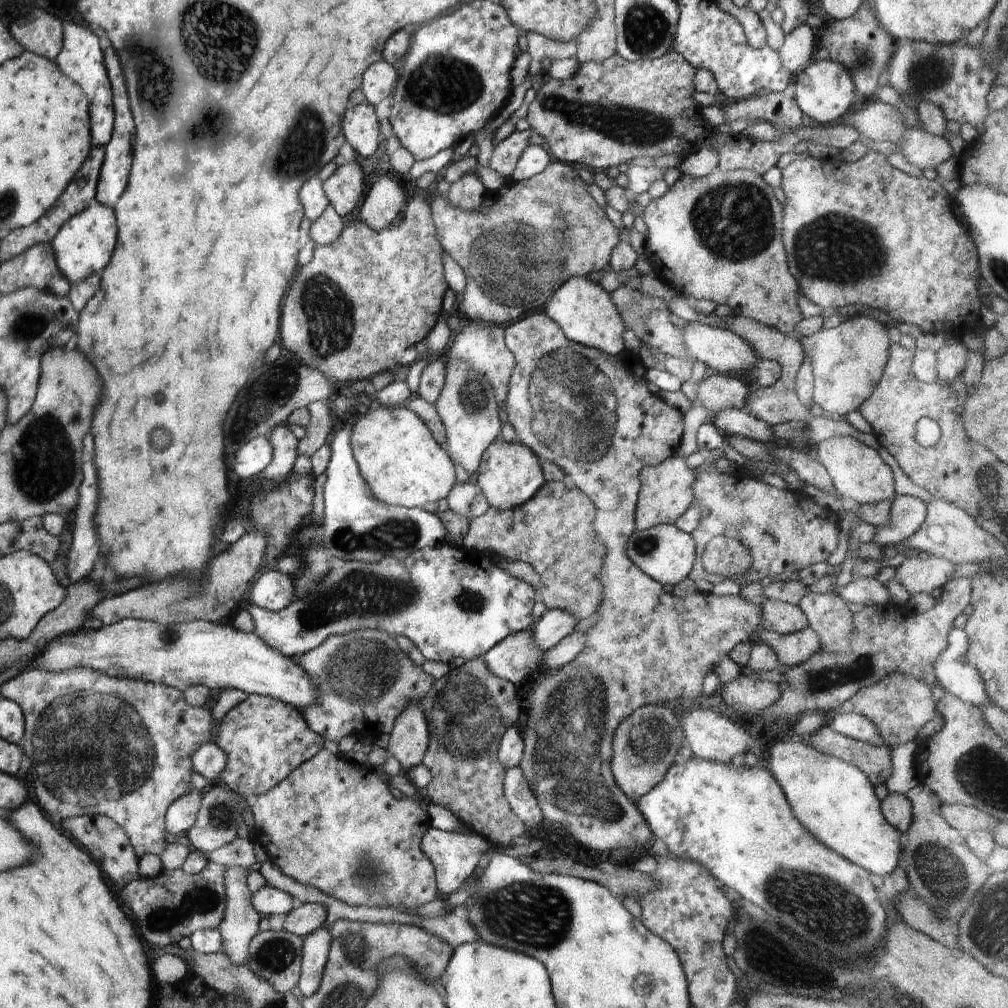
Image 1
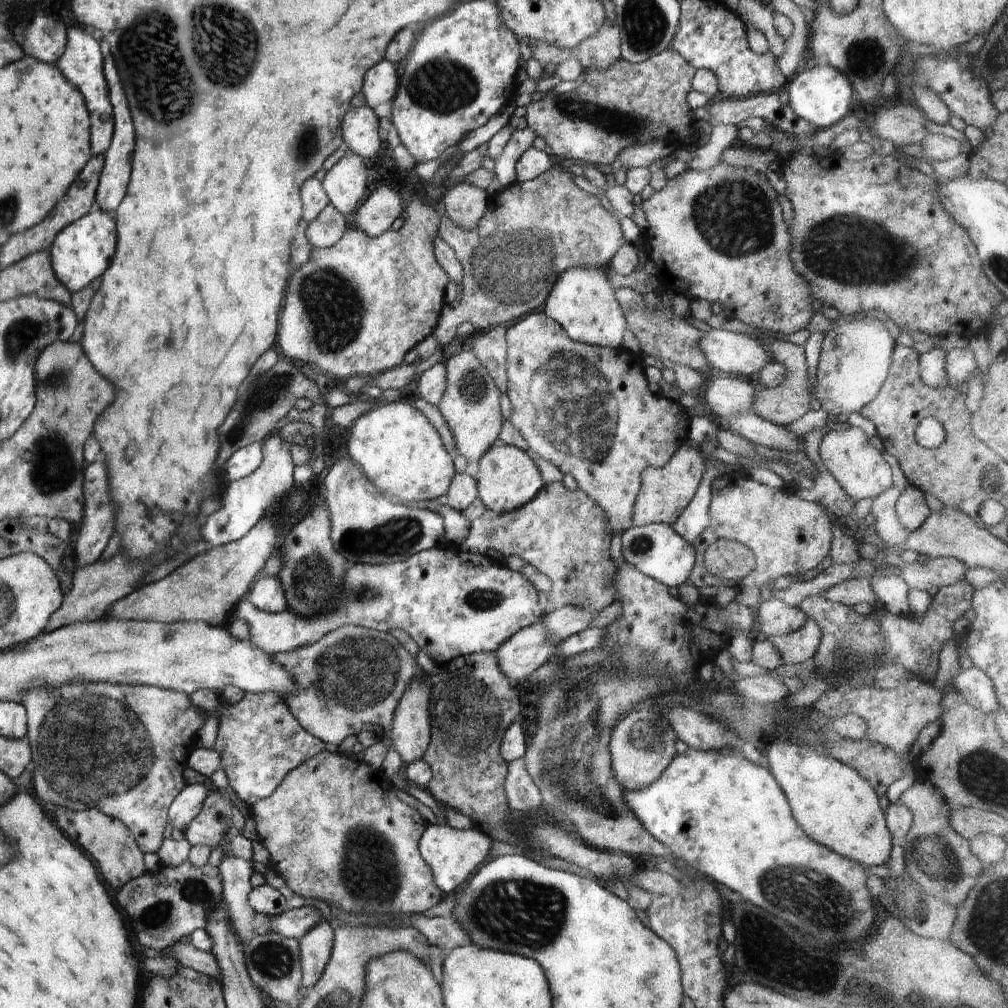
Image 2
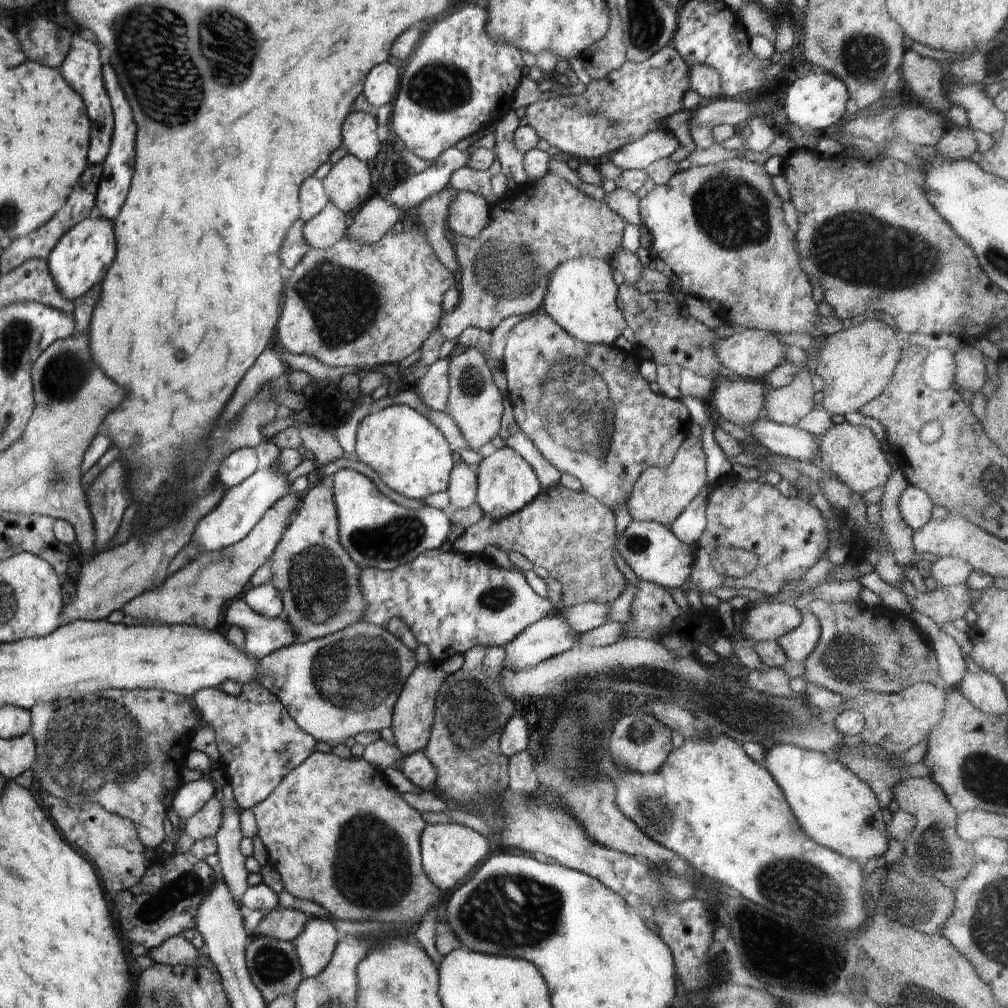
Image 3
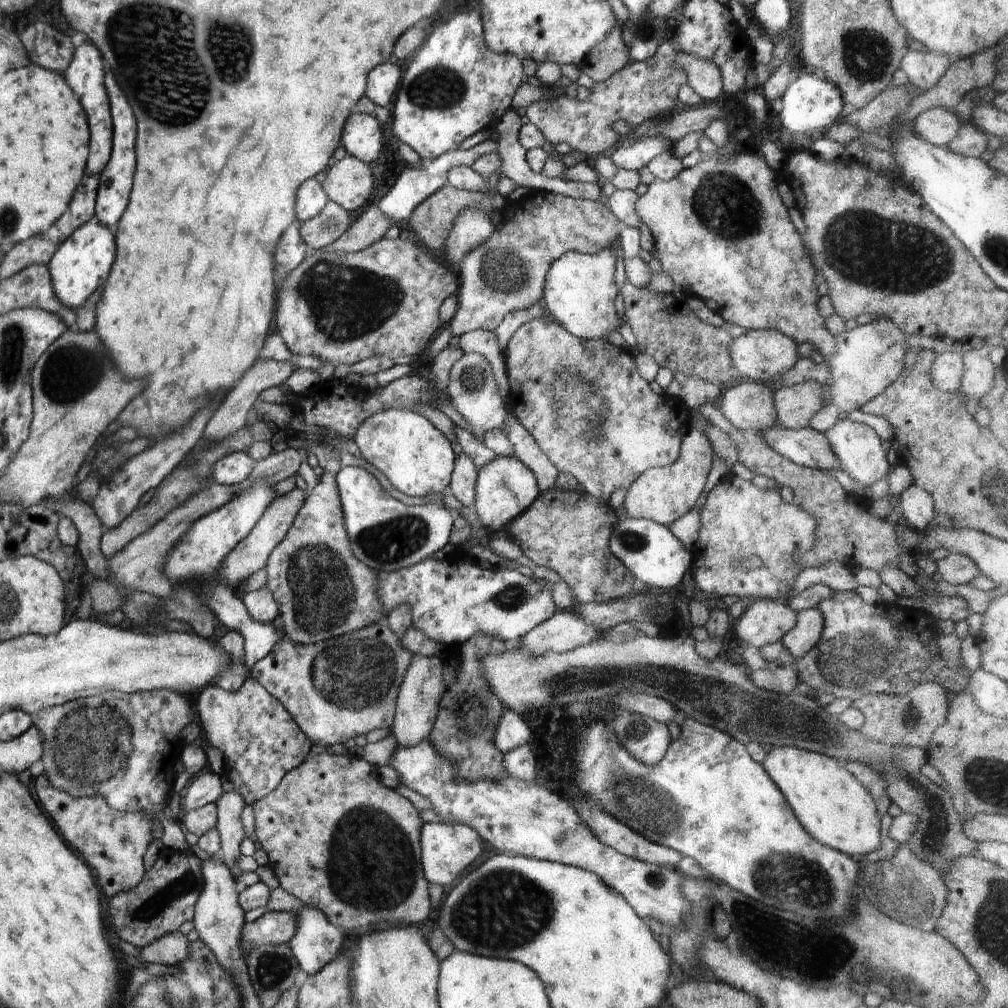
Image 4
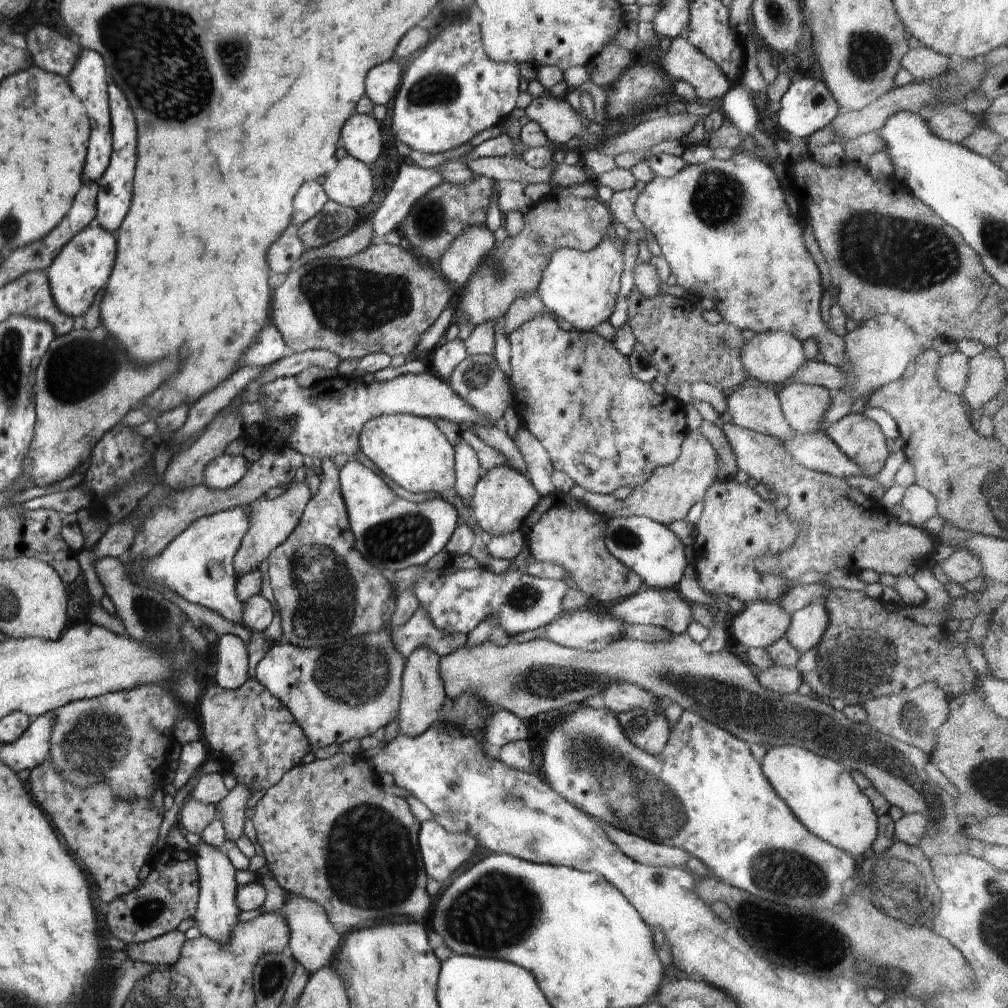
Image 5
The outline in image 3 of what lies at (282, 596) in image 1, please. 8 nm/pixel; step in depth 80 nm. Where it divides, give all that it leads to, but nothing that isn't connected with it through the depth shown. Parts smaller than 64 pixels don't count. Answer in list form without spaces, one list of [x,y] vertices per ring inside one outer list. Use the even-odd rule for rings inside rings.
[[[269,582],[250,588],[243,600],[254,612],[265,618],[276,619],[284,615],[282,597]]]

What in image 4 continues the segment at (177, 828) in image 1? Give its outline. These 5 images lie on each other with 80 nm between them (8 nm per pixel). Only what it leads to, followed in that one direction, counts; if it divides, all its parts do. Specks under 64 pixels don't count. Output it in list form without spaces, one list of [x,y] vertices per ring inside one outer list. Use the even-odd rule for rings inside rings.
[[[209,769],[197,775],[196,779],[187,785],[188,789],[182,792],[187,812],[208,803],[216,803],[217,799],[224,794],[219,775]]]

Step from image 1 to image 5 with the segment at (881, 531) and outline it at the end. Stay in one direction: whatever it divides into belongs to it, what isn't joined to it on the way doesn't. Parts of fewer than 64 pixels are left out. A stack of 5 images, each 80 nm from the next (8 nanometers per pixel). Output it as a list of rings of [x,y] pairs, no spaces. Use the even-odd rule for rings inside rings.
[[[914,481],[905,488],[901,504],[910,513],[908,524],[920,527],[926,520],[937,514],[936,497]]]

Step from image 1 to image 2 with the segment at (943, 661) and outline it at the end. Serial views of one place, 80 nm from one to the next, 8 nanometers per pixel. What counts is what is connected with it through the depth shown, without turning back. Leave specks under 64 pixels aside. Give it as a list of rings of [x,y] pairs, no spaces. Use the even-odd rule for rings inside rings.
[[[979,668],[961,670],[954,678],[952,689],[958,691],[970,706],[982,712],[1002,710],[992,679]]]

